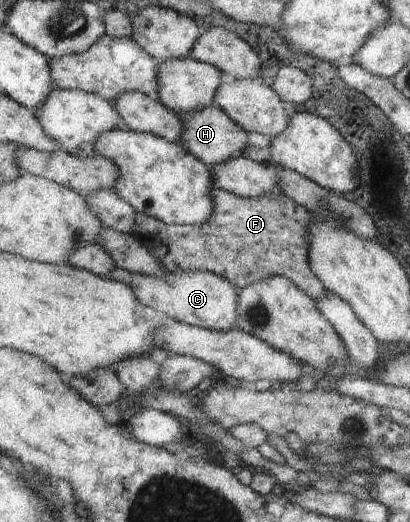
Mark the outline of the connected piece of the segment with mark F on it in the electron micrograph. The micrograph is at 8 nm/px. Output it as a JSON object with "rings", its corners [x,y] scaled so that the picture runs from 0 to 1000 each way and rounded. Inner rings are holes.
{"rings":[[[515,360],[507,366],[507,379],[515,400],[488,429],[405,429],[373,414],[334,406],[315,448],[344,464],[376,490],[385,510],[407,521],[495,517],[539,534],[551,534],[578,556],[629,534],[685,529],[700,533],[722,552],[741,557],[744,565],[761,575],[776,575],[790,567],[798,557],[763,527],[746,502],[746,435],[756,414],[754,404],[685,370],[590,379],[544,366],[539,360]]]}

